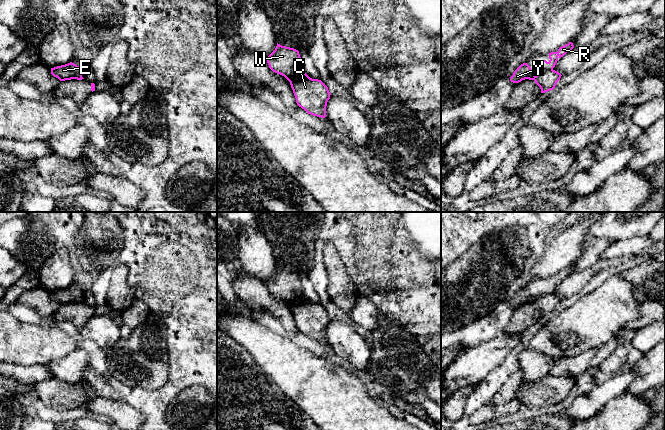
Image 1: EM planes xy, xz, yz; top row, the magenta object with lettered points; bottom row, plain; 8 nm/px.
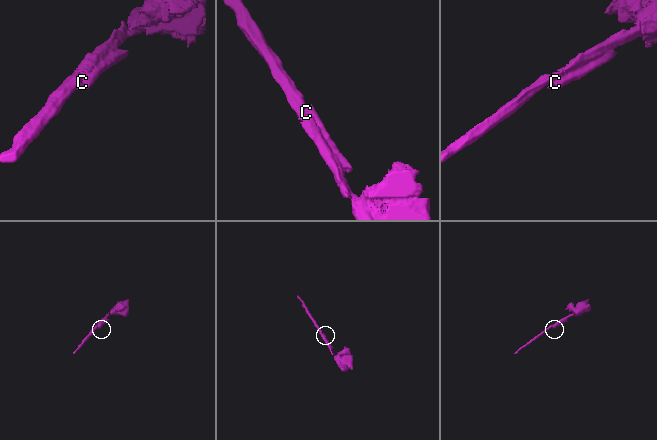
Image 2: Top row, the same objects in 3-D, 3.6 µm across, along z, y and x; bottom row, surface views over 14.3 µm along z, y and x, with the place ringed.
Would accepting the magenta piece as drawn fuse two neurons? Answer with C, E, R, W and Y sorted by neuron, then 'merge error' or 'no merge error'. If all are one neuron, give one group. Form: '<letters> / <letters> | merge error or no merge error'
C / E R W Y | merge error

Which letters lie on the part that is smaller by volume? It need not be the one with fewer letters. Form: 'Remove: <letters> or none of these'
Remove: C

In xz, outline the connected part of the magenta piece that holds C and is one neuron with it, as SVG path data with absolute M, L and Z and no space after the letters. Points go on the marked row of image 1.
M304 72L289 82L299 107L313 116L326 117L326 106L331 94L321 80L312 79Z

